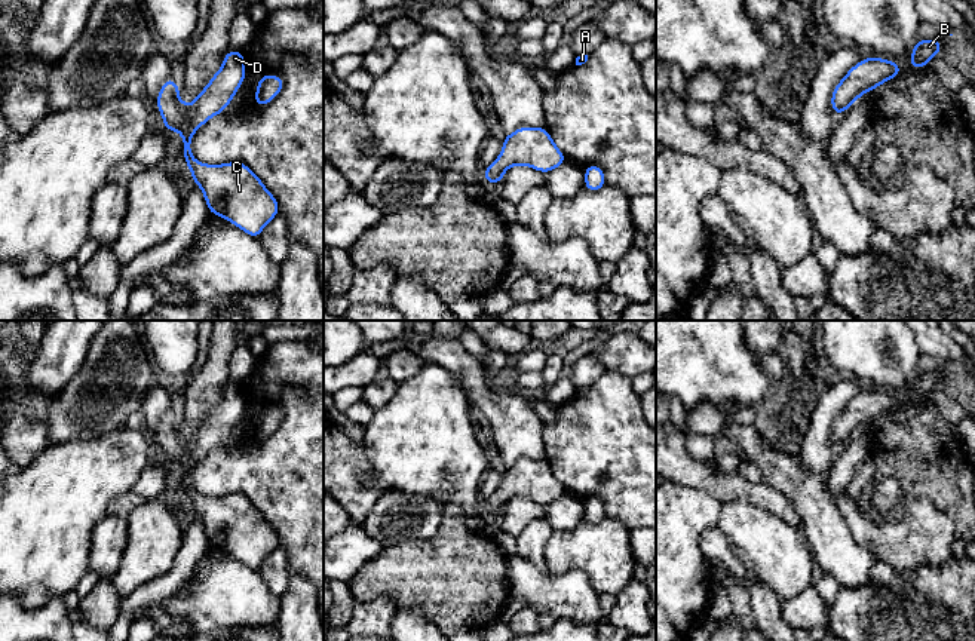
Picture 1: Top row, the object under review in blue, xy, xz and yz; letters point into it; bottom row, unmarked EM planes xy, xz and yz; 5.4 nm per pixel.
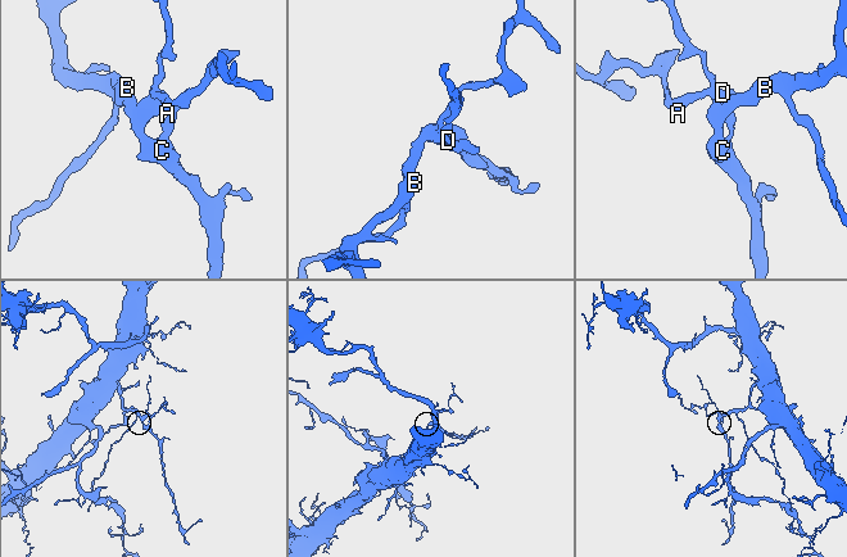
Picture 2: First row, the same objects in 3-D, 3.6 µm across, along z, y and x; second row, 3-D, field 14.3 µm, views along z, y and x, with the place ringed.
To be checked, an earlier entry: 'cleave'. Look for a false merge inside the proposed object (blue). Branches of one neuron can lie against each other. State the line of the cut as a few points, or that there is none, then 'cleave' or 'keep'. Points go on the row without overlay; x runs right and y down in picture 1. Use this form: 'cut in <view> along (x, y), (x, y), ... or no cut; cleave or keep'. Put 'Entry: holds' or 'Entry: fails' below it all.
no cut; keep
Entry: fails

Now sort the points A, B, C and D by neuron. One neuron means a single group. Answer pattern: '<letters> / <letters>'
A B C D

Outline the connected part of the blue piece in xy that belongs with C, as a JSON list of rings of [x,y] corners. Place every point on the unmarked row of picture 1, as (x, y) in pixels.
[[[230,381],[221,401],[190,438],[180,432],[180,418],[169,408],[157,426],[157,442],[165,461],[183,467],[183,490],[208,536],[209,546],[226,550],[258,571],[263,561],[279,548],[279,536],[264,515],[243,496],[200,496],[193,490],[191,470],[212,448],[221,447],[246,410],[243,384]]]

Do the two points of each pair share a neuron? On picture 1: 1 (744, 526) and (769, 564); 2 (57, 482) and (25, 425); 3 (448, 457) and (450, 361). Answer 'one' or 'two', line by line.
1: one
2: two
3: two

